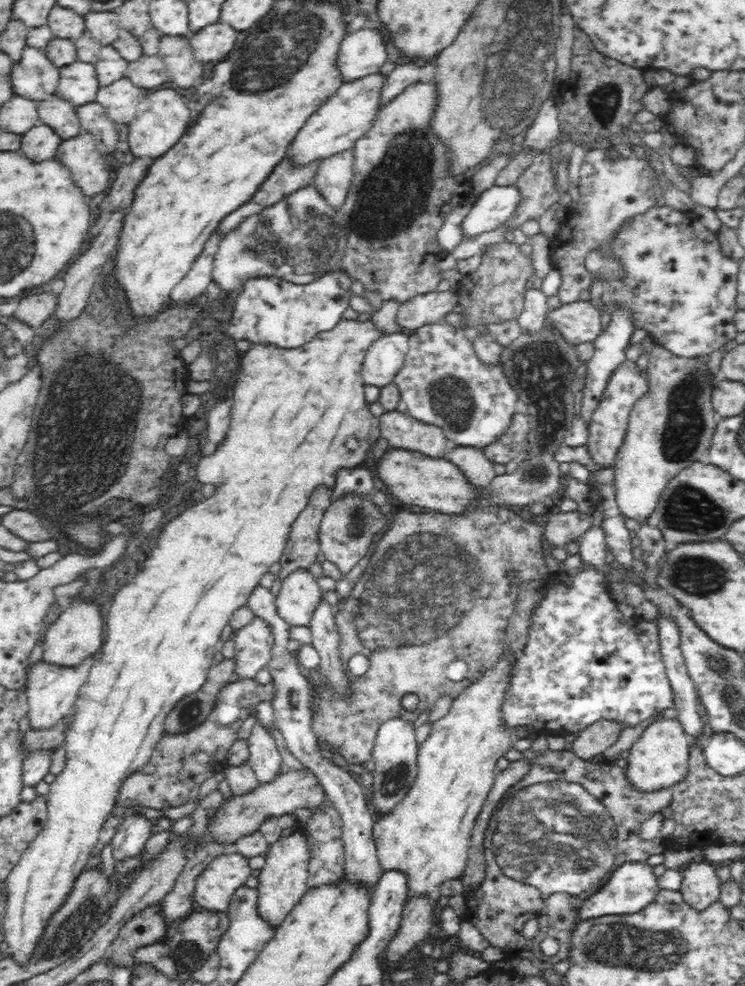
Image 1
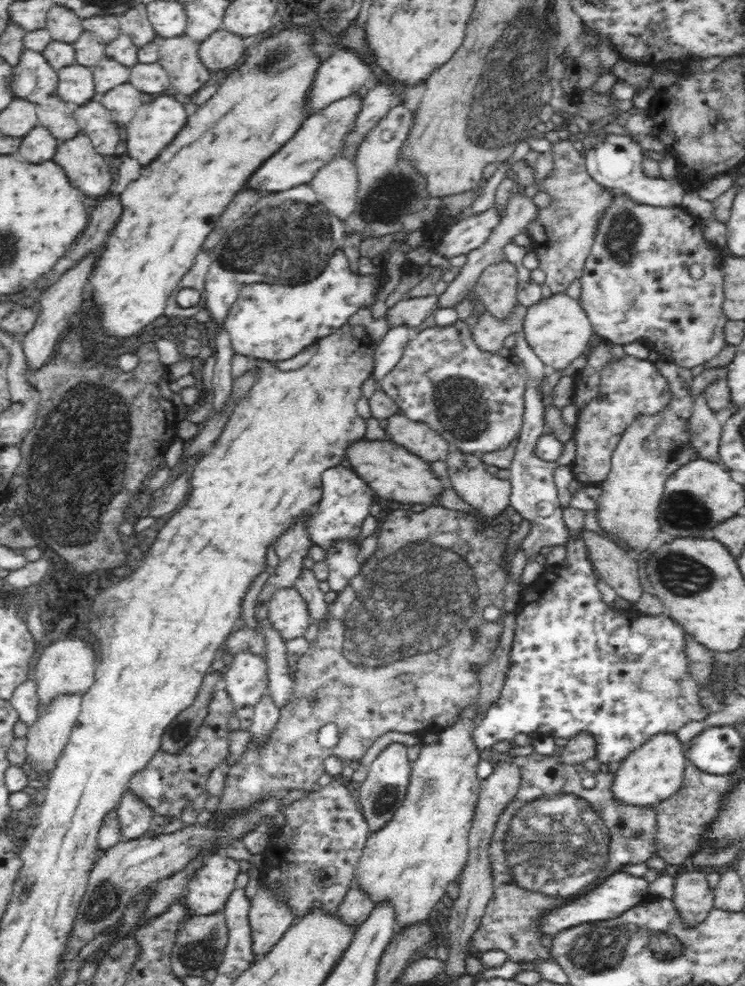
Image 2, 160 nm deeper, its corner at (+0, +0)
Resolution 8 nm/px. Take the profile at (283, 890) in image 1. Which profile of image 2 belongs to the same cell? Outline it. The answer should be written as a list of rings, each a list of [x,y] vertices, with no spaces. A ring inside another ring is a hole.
[[[260,889],[249,908],[250,935],[256,960],[262,958],[295,921],[288,905],[274,899],[270,889]]]

